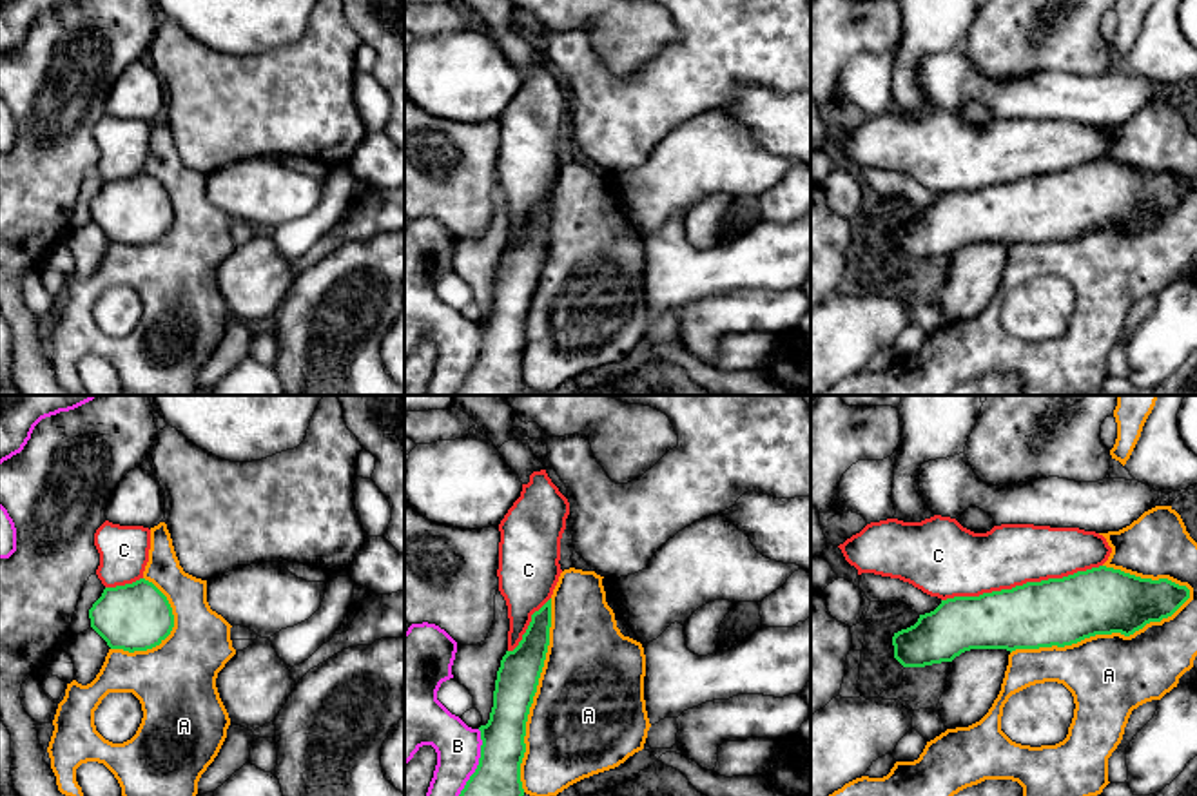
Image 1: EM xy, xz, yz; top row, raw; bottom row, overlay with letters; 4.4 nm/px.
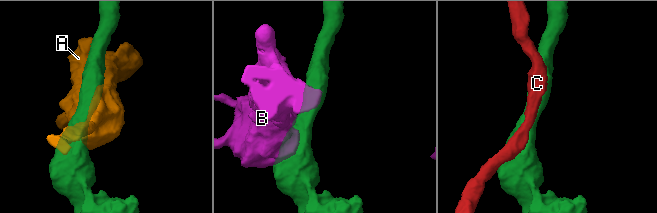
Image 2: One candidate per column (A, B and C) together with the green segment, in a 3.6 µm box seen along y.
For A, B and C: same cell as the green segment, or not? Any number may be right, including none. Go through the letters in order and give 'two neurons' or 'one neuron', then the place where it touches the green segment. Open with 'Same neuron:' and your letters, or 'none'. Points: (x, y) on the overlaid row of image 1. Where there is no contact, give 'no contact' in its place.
Same neuron: C
A: two neurons | yz (1103, 633)
B: two neurons | xz (479, 762)
C: one neuron | yz (1023, 584)

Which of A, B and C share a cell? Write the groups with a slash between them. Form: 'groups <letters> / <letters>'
groups A / B / C

